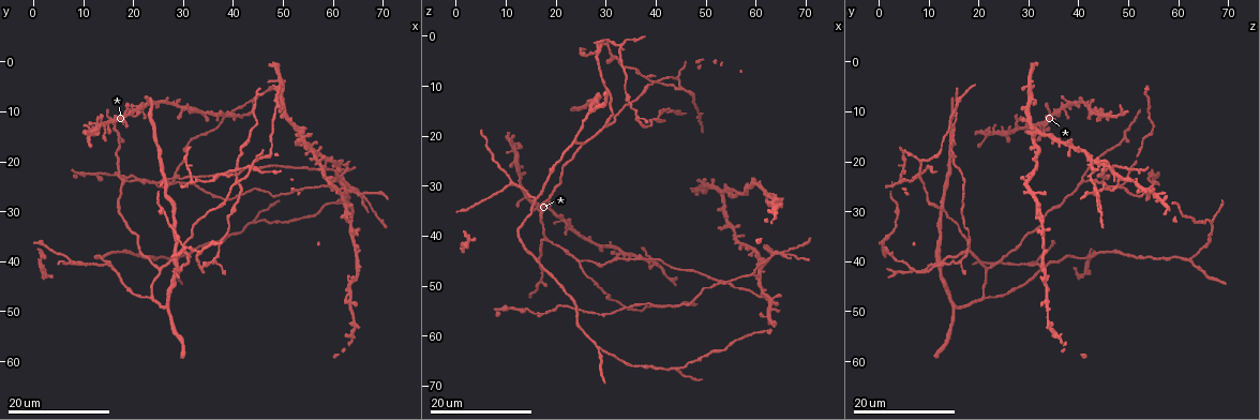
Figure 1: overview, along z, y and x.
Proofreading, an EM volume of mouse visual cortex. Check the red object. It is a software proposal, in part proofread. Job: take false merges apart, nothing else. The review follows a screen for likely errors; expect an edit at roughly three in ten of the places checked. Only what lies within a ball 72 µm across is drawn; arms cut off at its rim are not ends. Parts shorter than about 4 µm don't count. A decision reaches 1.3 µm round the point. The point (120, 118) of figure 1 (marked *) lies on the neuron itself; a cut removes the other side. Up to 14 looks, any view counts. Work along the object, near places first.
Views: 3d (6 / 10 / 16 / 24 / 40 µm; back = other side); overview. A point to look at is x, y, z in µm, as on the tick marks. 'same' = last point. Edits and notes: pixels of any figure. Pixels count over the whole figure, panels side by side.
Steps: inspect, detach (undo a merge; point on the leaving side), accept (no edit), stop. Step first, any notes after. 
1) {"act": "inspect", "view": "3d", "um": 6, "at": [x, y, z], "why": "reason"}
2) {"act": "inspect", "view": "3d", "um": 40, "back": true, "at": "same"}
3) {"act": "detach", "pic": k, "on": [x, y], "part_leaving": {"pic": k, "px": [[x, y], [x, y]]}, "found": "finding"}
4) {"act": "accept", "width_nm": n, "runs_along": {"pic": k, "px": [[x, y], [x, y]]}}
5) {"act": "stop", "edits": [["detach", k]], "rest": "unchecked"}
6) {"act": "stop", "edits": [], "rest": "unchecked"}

{"act": "inspect", "view": "3d", "um": 16, "at": [17.5, 24.0, 40.5], "why": "three arms meet"}

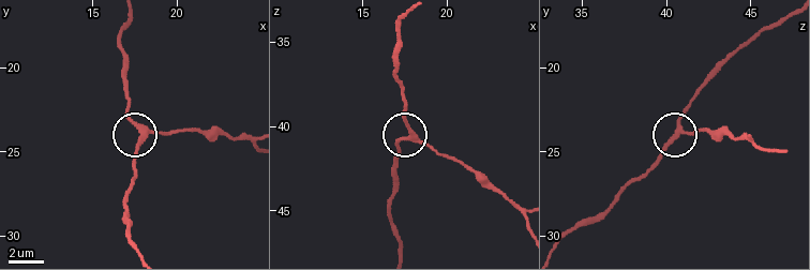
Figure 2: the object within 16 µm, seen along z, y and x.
{"act": "inspect", "view": "3d", "um": 10, "at": [17.9, 23.9, 40.5]}

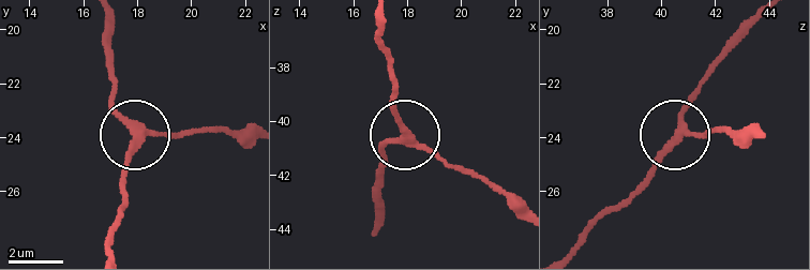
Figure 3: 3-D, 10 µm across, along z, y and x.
{"act": "accept", "arms": 3, "runs_along": {"pic": 3, "px": [[515, 206], [403, 136], [379, 162]]}, "found": "one neuron here"}

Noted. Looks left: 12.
{"act": "inspect", "view": "3d", "um": 24, "at": [65.5, 26.5, 43.5], "why": "small branch off a trunk"}

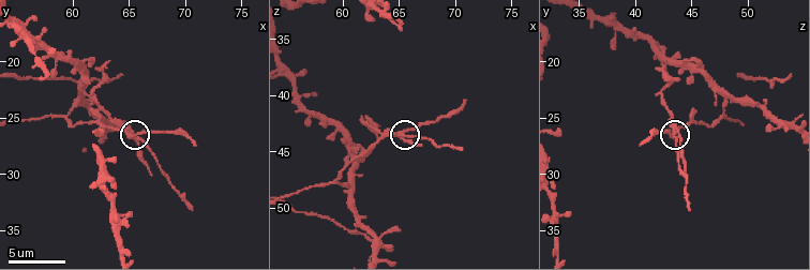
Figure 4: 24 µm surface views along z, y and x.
{"act": "inspect", "view": "3d", "um": 6, "at": [65.4, 26.6, 43.2], "why": "closer look"}

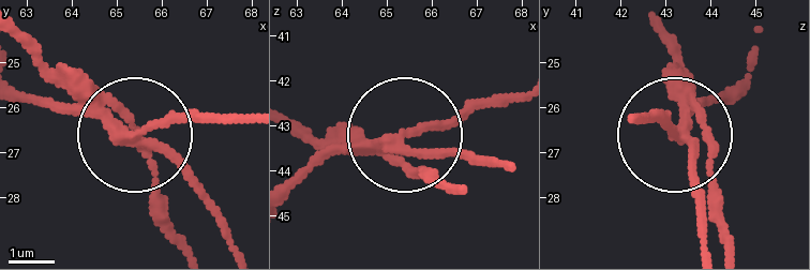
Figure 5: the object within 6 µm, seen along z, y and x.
{"act": "detach", "pic": 5, "on": [69, 70], "width_nm": 250, "part_leaving": {"pic": 5, "px": [[110, 118], [175, 164], [229, 245]]}, "found": "a second neuron is stuck on"}

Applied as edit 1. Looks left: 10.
{"act": "inspect", "view": "3d", "um": 16, "at": [25.5, 41.5, 22.0], "why": "three-way junction"}

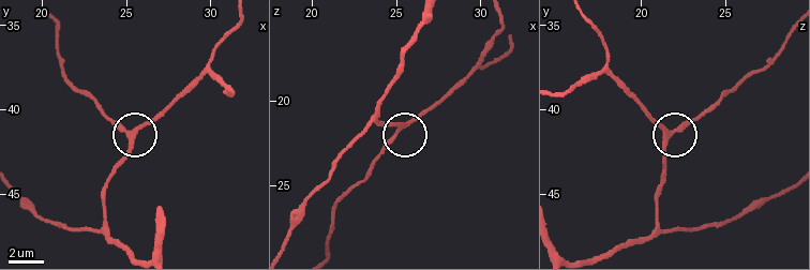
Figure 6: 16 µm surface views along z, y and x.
{"act": "inspect", "view": "3d", "um": 10, "at": [25.6, 41.4, 21.3]}

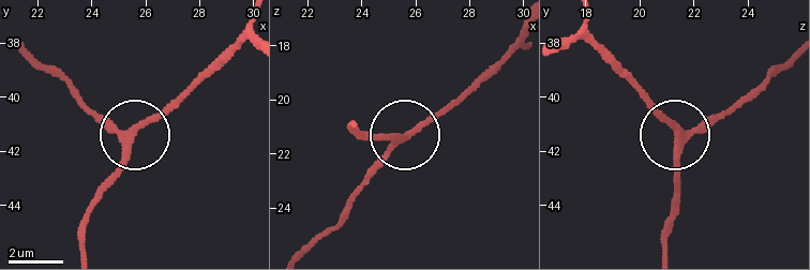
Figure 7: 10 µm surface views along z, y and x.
{"act": "accept", "arms": 3, "runs_along": {"pic": 7, "px": [[788, 66], [684, 133], [630, 80]]}, "found": "continuous, no second neuron"}

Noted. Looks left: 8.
{"act": "inspect", "view": "3d", "um": 16, "at": [10.5, 41.0, 29.0], "why": "three-way junction"}

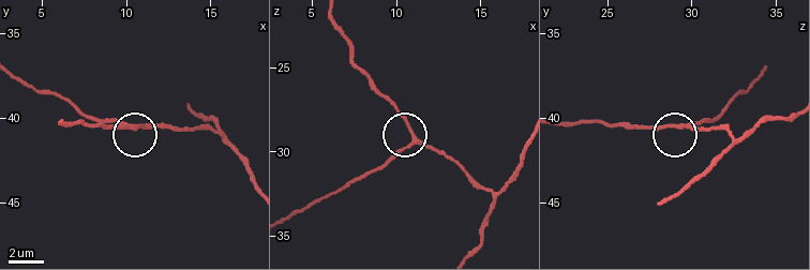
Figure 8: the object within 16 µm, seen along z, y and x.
{"act": "inspect", "view": "3d", "um": 10, "at": [11.1, 40.5, 29.5], "why": "closer look"}

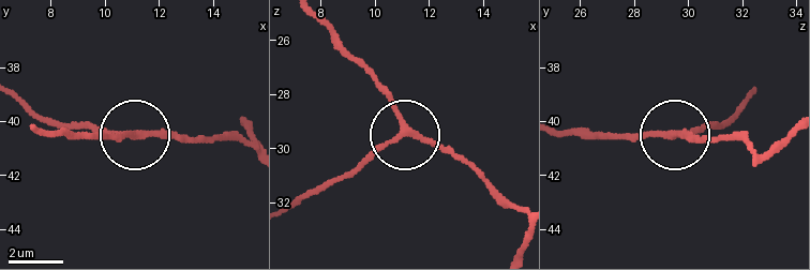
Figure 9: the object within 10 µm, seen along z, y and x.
{"act": "accept", "arms": 3, "runs_along": {"pic": 9, "px": [[750, 150], [736, 136], [602, 136]]}, "found": "all the same neuron"}

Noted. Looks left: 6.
{"act": "inspect", "view": "3d", "um": 24, "at": [15.5, 41.0, 32.5]}

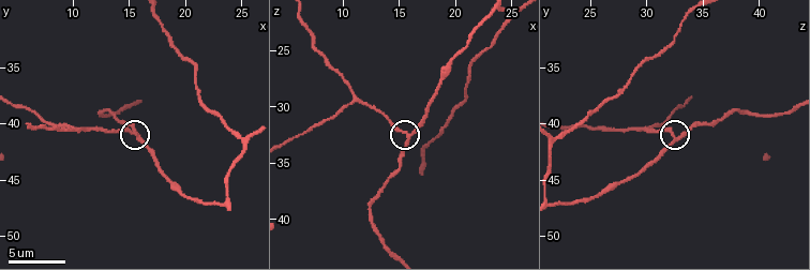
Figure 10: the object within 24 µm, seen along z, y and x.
{"act": "inspect", "view": "3d", "um": 6, "at": [16.0, 41.2, 32.8]}

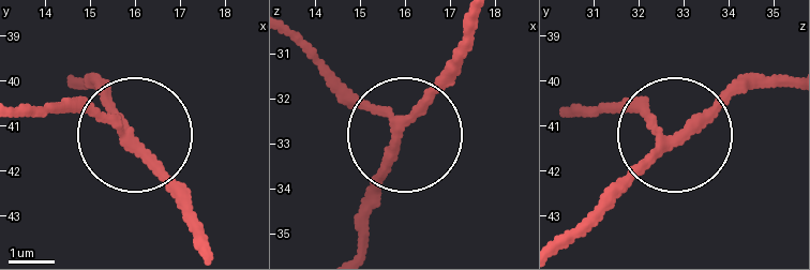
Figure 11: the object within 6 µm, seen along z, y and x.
{"act": "accept", "arms": 3, "runs_along": {"pic": 11, "px": [[564, 244], [671, 137], [633, 110], [579, 106]]}, "found": "continuous, no second neuron"}

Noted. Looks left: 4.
{"act": "inspect", "view": "3d", "um": 16, "at": [24.0, 47.5, 21.0], "why": "three-way junction"}

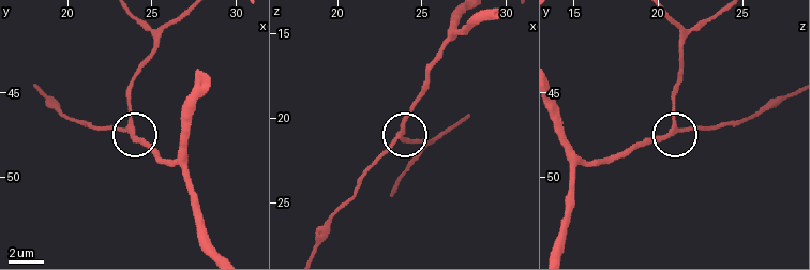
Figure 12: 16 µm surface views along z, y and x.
{"act": "inspect", "view": "3d", "um": 10, "at": [23.7, 47.3, 20.9]}

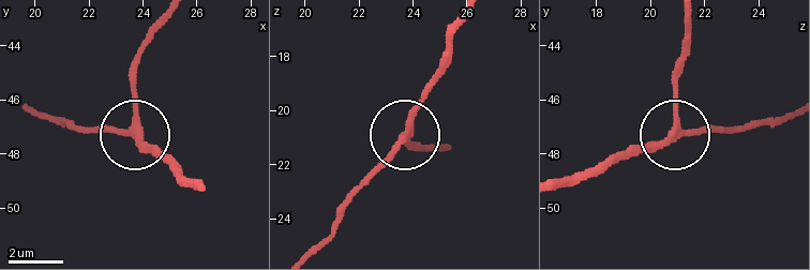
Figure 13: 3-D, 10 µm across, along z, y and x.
{"act": "accept", "runs_along": {"pic": 13, "px": [[165, 23], [137, 63], [137, 131], [169, 158]]}, "found": "one neuron here"}

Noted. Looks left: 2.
{"act": "stop", "edits": [["detach", 5]], "rest": "unchecked"}

